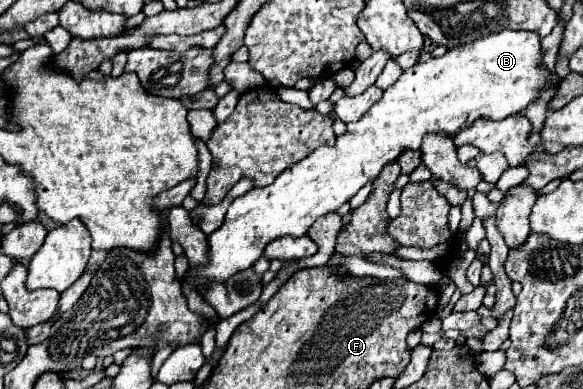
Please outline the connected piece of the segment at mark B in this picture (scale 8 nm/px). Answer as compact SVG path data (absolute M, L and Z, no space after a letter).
M501 30L451 48L441 58L429 58L425 64L419 62L407 68L363 120L347 124L347 132L337 138L335 146L317 148L301 162L285 168L273 184L253 188L235 198L221 228L207 234L207 264L189 268L181 282L191 290L199 290L213 280L229 280L237 272L251 268L271 240L307 234L319 216L335 212L359 188L375 180L383 164L395 160L407 148L417 150L423 134L441 132L455 136L481 116L505 120L521 114L543 90L549 86L557 88L559 82L557 72L543 66L541 38L527 30Z

